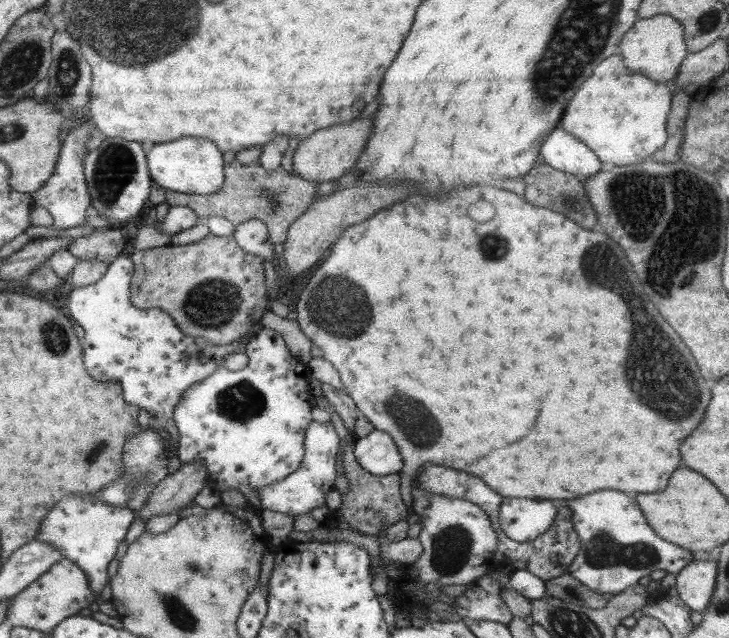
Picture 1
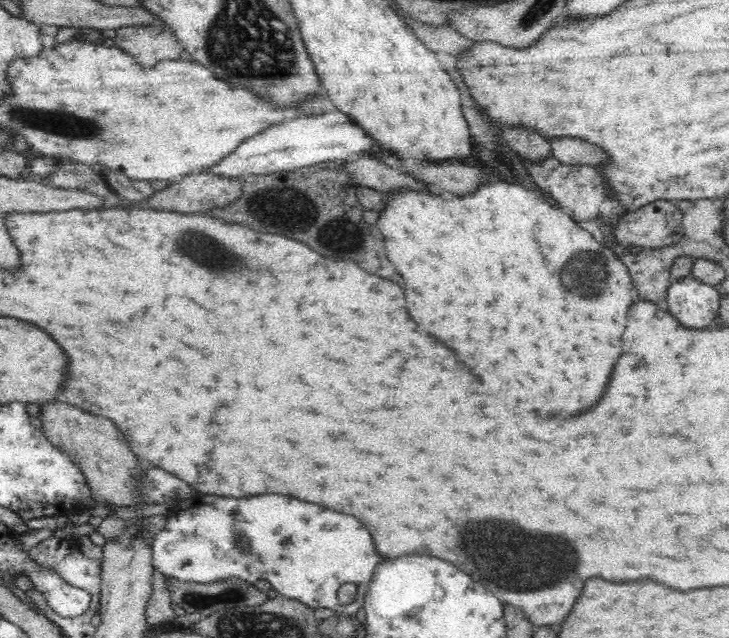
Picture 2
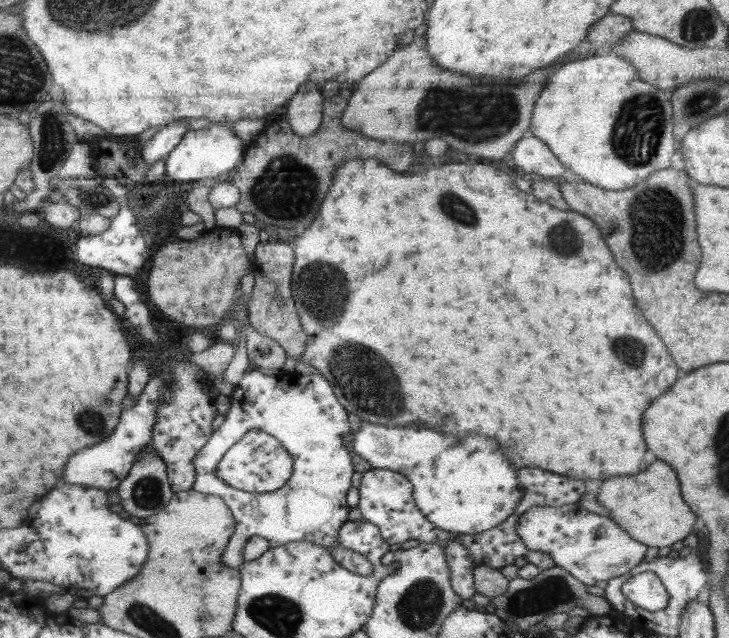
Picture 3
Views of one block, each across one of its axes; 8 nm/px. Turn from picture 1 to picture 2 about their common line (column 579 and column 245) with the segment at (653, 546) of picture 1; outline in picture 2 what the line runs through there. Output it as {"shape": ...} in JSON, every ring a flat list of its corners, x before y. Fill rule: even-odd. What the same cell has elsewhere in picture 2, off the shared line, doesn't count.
{"shape":[[264,494,252,498,216,498,216,496,194,496,182,501,167,517,166,527,154,536,153,566,166,578,176,578,184,582,211,583,225,578,236,578,254,585,257,580,268,580,279,595,302,601,315,608,330,608,336,613,354,619,363,607,364,597,378,563,382,562,374,550,374,542,366,526,358,518,348,514,338,514,312,502,302,502,298,498],[248,539,250,549,240,551,237,542],[346,582,357,586,357,595,349,604,340,604,338,588]]}

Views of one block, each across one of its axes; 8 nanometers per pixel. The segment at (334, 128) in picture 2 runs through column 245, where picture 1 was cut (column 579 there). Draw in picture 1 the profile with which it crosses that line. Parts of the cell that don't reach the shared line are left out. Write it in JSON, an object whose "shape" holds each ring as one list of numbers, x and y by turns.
{"shape":[[556,128,550,133,540,149,540,155,540,161,548,166,583,179,606,168,588,146,572,138,562,128]]}

